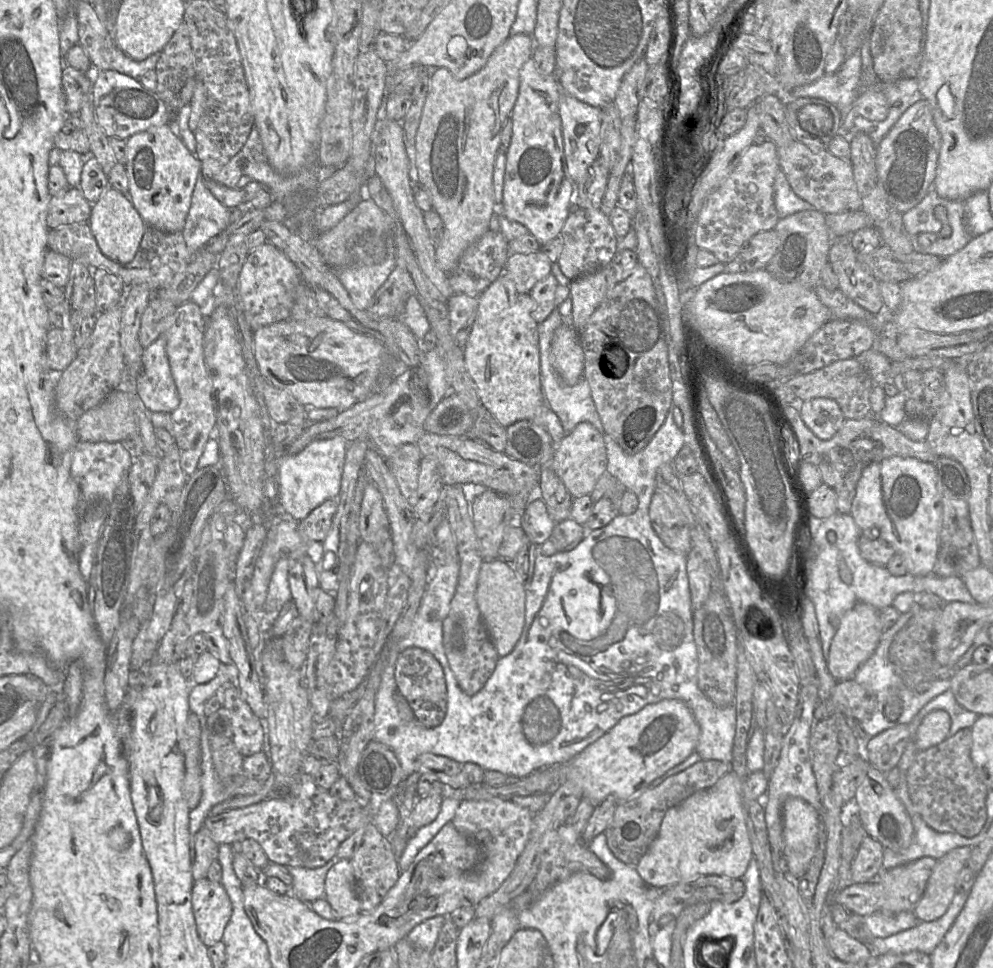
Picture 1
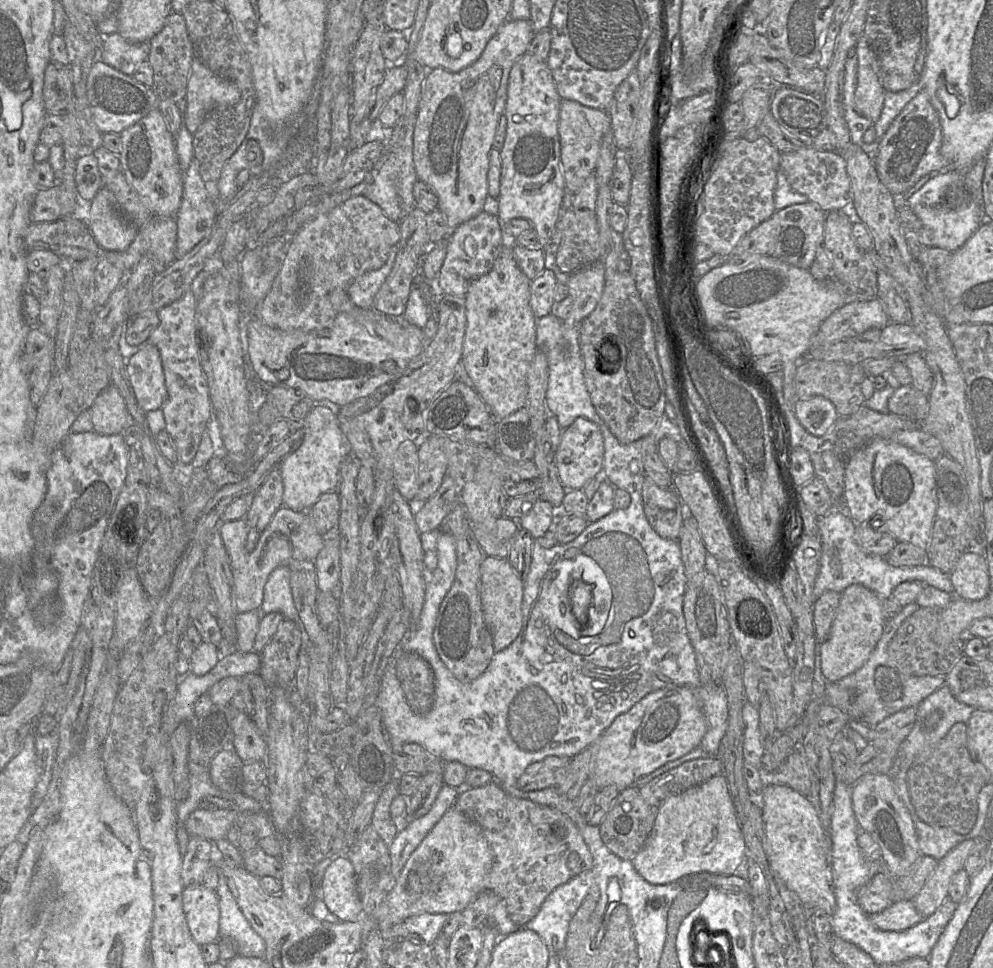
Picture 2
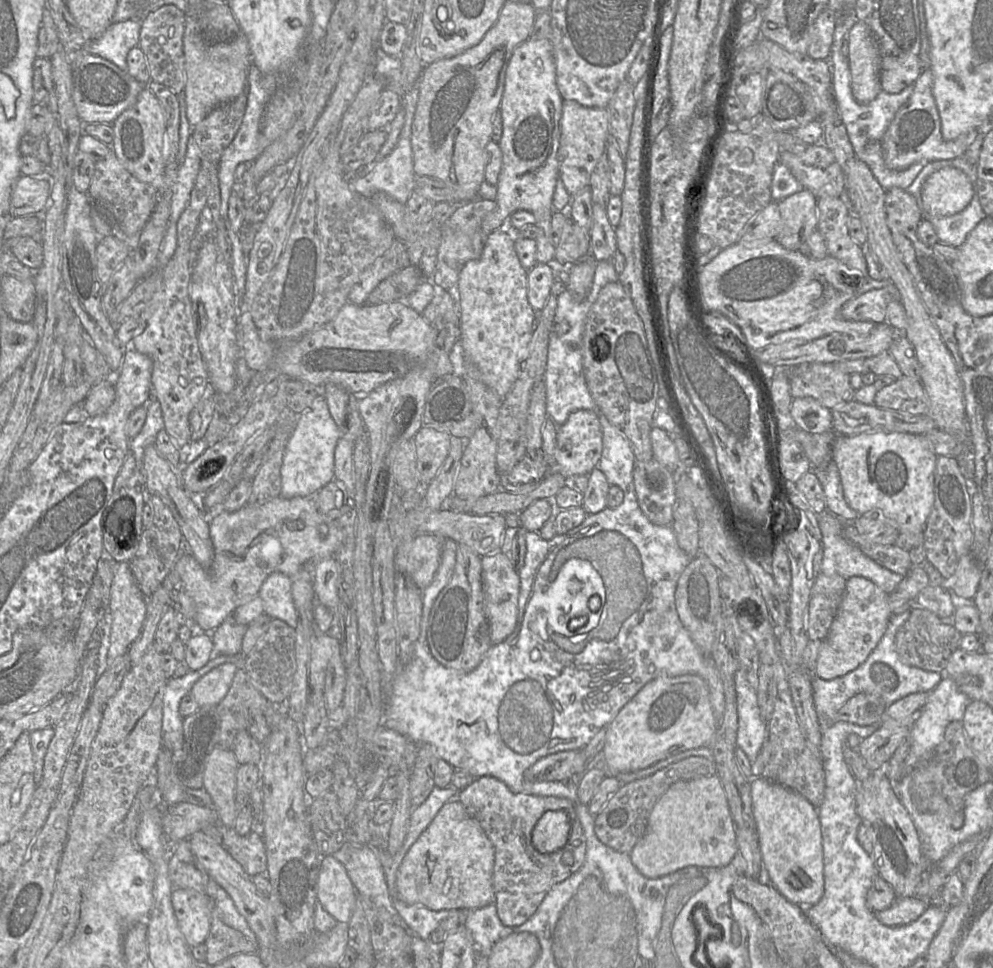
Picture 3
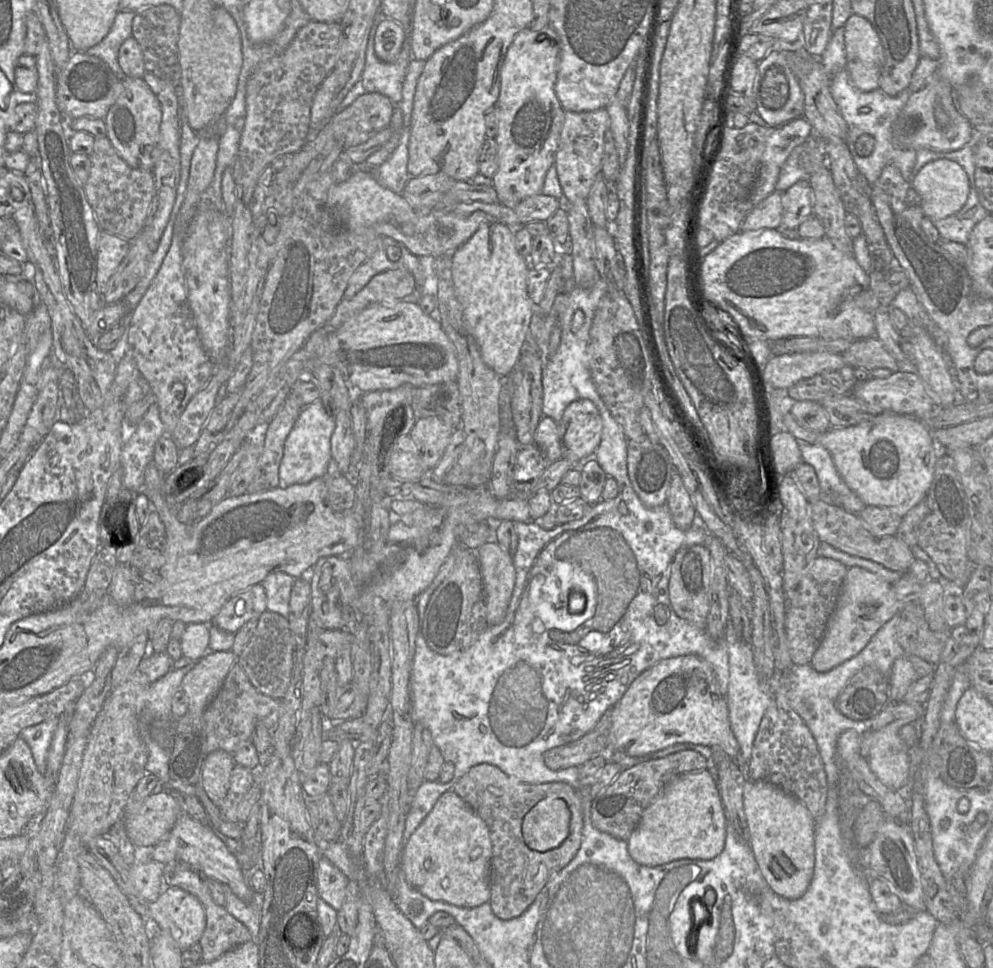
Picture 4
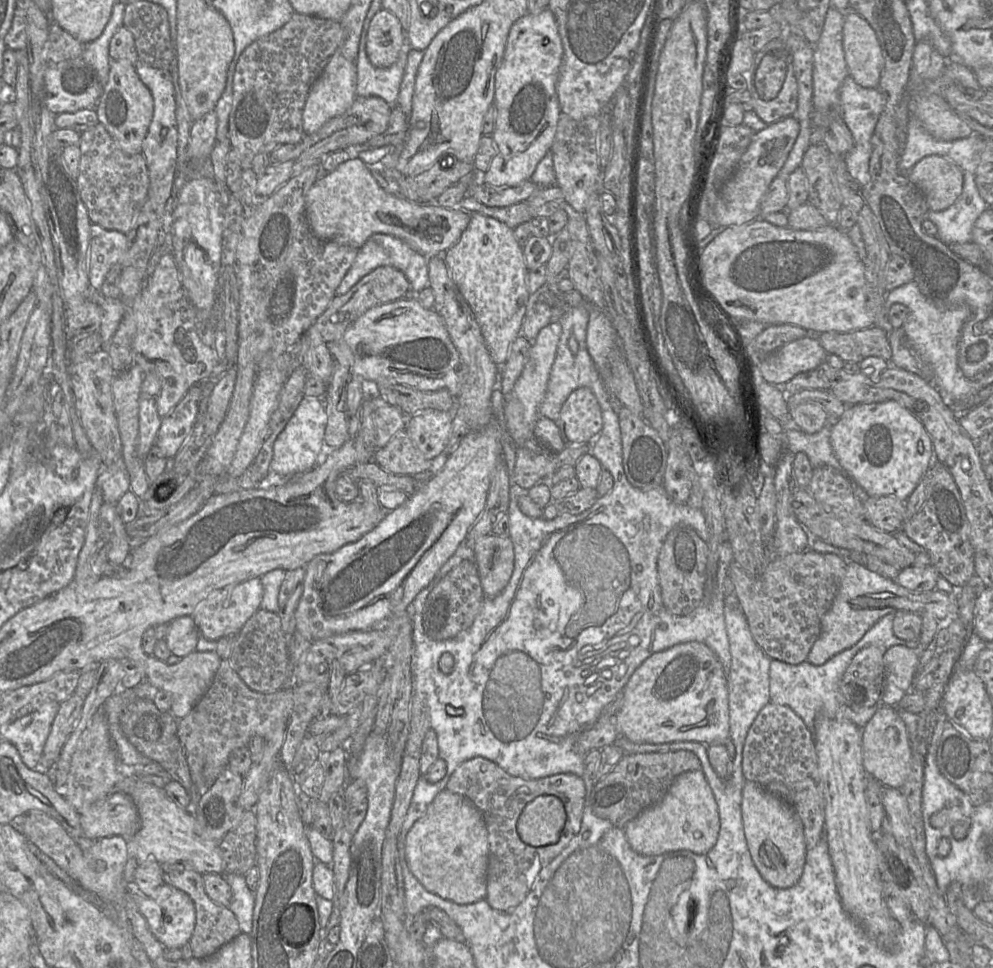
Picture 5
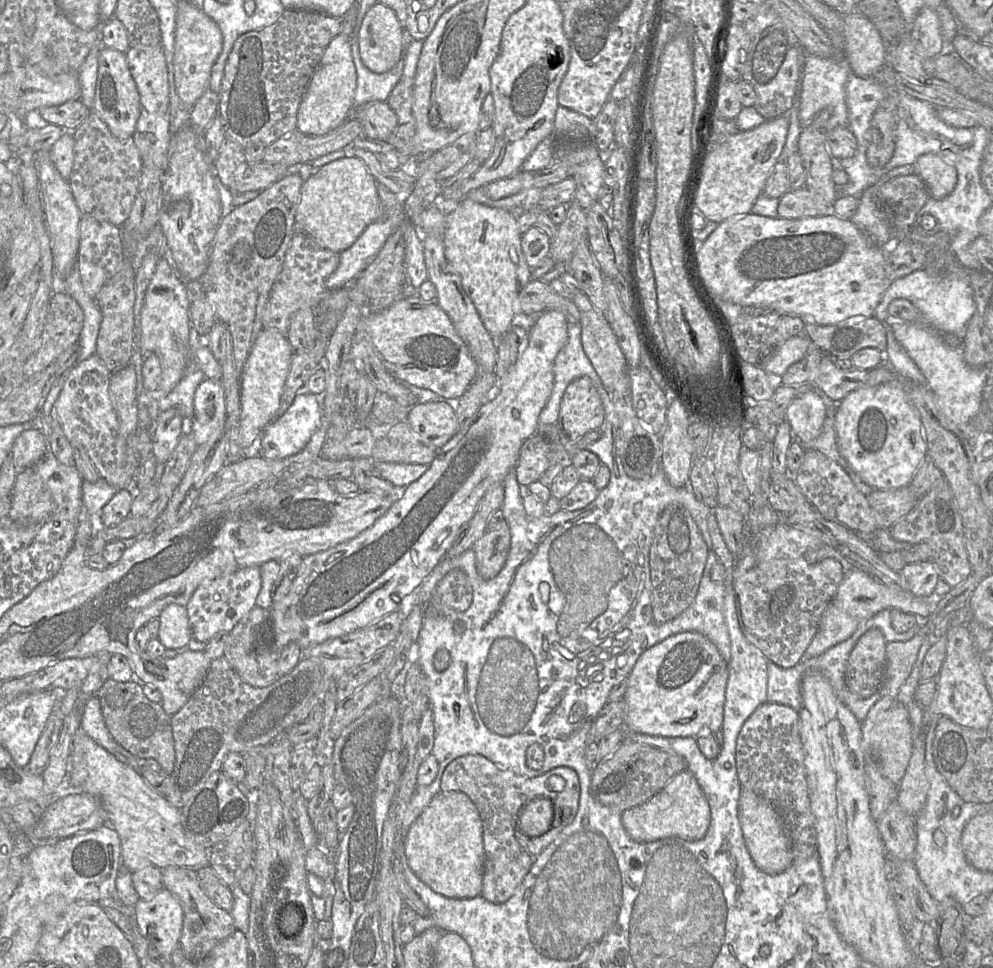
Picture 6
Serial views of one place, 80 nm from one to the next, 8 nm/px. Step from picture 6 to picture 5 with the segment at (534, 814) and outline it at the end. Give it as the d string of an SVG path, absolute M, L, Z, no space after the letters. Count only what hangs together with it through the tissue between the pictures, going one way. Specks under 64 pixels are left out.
M540 795L524 807L517 821L517 832L525 844L543 847L558 842L565 822L561 799Z

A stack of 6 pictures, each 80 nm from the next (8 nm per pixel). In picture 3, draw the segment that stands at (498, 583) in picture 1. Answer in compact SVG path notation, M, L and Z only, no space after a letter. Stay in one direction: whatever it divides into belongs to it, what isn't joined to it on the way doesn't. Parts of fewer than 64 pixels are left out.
M502 552L489 553L481 557L485 610L490 626L493 645L504 642L515 630L518 621L518 597L520 578L517 569Z

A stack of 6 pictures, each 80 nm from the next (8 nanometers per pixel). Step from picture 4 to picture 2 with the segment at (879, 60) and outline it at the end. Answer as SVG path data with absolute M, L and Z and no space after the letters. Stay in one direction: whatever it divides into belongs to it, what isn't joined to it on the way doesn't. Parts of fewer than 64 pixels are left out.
M864 37L858 40L854 52L857 57L855 104L861 114L876 120L881 114L886 93L879 77L878 61Z

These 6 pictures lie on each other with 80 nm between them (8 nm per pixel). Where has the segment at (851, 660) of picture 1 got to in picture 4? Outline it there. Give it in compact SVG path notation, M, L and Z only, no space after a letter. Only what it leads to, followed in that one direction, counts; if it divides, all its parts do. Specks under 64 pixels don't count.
M857 566L848 568L835 608L827 621L823 638L812 656L810 665L817 672L824 673L853 658L904 606L896 598L893 585L864 568Z

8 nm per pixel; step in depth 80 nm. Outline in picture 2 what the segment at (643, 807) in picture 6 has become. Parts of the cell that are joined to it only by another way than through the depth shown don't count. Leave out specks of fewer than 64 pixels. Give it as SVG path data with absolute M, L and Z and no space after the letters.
M721 773L662 803L651 833L632 864L647 882L662 885L699 872L733 875L745 856L744 837L728 782Z

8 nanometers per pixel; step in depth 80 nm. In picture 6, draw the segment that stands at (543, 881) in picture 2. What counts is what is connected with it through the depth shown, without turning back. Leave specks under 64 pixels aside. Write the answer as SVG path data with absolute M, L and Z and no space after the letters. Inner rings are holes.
M466 755L447 765L442 774L440 790L465 794L480 814L485 855L481 895L495 904L505 903L514 895L536 858L573 821L579 809L580 782L577 773L569 767L554 768L541 776L529 778L501 770L481 755ZM540 798L553 803L553 821L543 835L528 837L519 831L520 813L530 802Z

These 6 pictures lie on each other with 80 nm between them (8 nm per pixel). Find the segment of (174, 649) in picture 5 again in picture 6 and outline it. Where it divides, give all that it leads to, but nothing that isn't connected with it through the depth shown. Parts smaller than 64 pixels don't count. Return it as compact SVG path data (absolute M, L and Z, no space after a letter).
M170 604L158 619L160 626L157 639L166 649L179 649L188 645L192 632L185 606Z

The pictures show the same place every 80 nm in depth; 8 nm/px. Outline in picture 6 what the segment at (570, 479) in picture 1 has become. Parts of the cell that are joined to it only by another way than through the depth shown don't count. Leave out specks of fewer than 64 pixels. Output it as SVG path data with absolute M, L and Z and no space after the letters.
M582 376L573 380L565 389L556 422L561 444L573 443L603 424L602 401L591 379Z

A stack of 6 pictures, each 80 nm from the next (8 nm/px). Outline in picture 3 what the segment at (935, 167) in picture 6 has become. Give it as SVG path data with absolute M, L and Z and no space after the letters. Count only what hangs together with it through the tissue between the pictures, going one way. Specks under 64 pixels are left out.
M943 167L925 180L921 207L928 215L952 216L963 210L972 196L973 185L967 174L956 167Z

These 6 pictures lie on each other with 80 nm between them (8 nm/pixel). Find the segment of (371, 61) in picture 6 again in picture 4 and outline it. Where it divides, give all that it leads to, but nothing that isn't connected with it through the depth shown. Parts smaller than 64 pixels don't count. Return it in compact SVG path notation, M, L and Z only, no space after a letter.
M385 17L376 28L374 50L379 60L390 63L396 60L407 39L407 29Z

